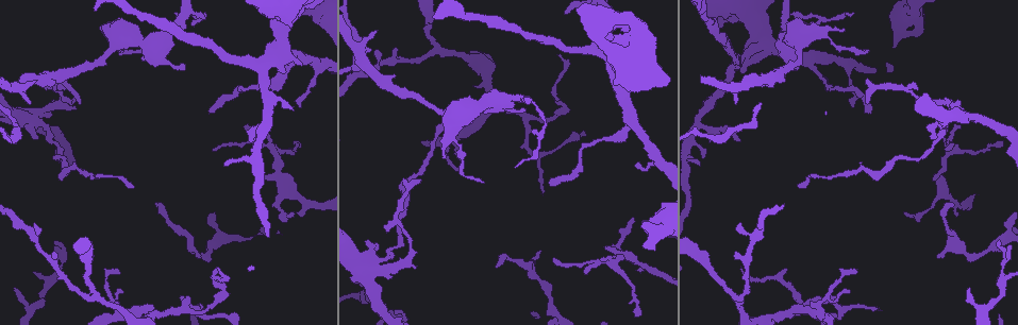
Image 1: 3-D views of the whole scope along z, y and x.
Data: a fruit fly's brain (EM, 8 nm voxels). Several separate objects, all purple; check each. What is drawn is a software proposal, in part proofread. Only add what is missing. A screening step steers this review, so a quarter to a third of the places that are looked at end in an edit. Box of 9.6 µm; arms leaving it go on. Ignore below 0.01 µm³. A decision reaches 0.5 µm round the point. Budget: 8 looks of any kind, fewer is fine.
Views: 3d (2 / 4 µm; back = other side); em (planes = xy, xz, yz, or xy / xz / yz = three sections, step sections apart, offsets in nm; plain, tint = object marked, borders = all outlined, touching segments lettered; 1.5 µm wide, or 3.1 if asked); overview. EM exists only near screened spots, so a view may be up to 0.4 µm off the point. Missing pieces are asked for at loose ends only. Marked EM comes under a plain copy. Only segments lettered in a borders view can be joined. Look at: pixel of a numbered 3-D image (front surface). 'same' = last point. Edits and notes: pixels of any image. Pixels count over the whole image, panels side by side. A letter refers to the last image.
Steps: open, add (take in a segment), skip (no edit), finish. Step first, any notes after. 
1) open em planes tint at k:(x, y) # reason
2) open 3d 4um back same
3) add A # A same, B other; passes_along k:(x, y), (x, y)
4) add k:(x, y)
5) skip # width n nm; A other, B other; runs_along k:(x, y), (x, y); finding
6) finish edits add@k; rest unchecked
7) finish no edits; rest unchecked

open 3d 2um at 1:(374, 53) # an open end

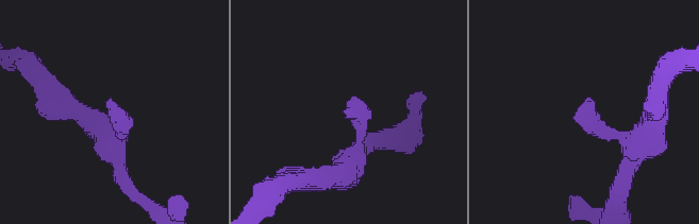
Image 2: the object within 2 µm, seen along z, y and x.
open em xy step 4 tint at 2:(348, 109)

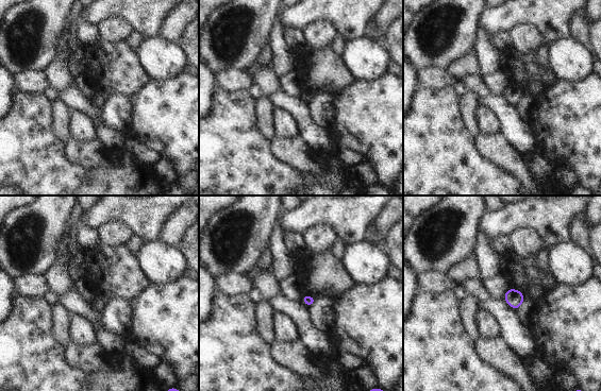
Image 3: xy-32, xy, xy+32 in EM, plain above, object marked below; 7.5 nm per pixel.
open em xy step 4 borders same # what lies round it

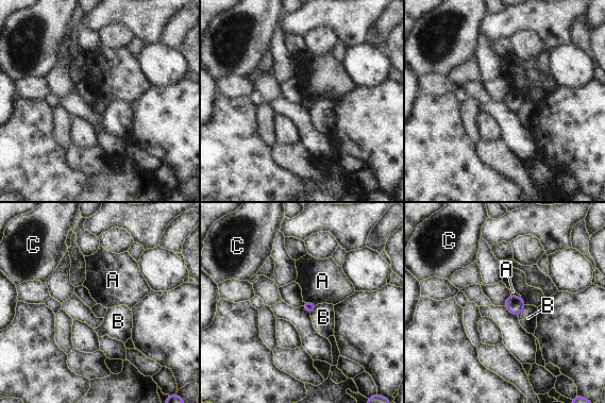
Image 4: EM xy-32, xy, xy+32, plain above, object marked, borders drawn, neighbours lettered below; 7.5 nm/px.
skip # A other, B other, C other; border 4:(304, 301), (317, 304); none of them fits

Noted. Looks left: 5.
open 3d 4um at 1:(128, 185)

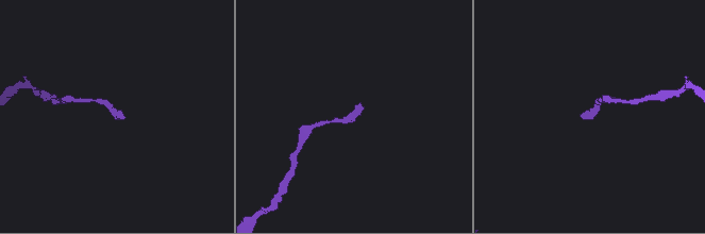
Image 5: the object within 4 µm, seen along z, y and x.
open em planes borders at 5:(116, 116)

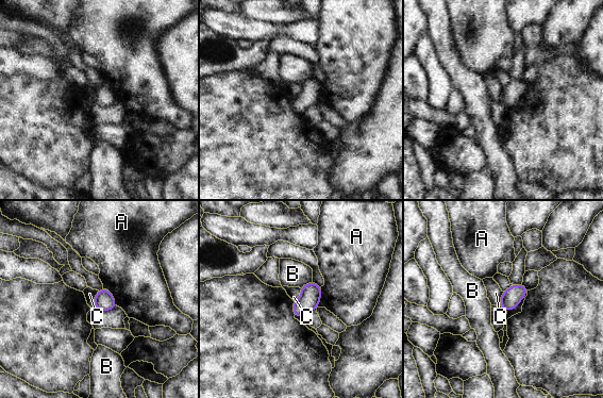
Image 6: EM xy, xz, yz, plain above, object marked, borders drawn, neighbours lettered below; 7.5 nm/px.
skip # A other, B other, C other; no lettered segment goes on from it

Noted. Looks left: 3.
open 3d 2um back at 1:(555, 260) # tapers out

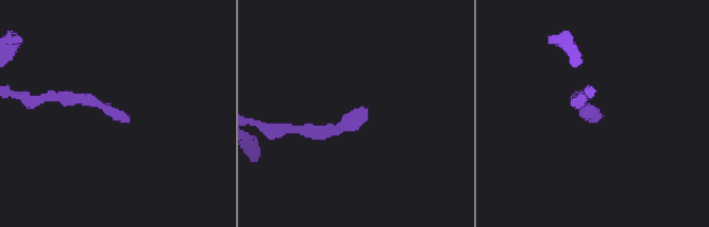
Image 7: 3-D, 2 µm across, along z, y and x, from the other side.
open em xz step 8 borders at 7:(367, 116)

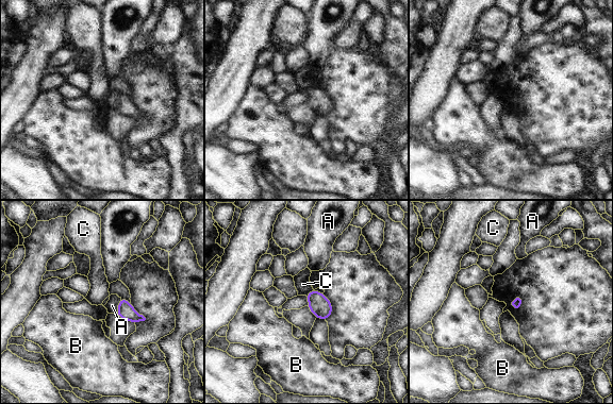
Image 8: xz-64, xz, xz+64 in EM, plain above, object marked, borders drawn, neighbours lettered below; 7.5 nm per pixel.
skip # width 70 nm; longest_contact A 130 nm; A other, B other, C other; none of them fits

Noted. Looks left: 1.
finish no edits; rest unchecked

